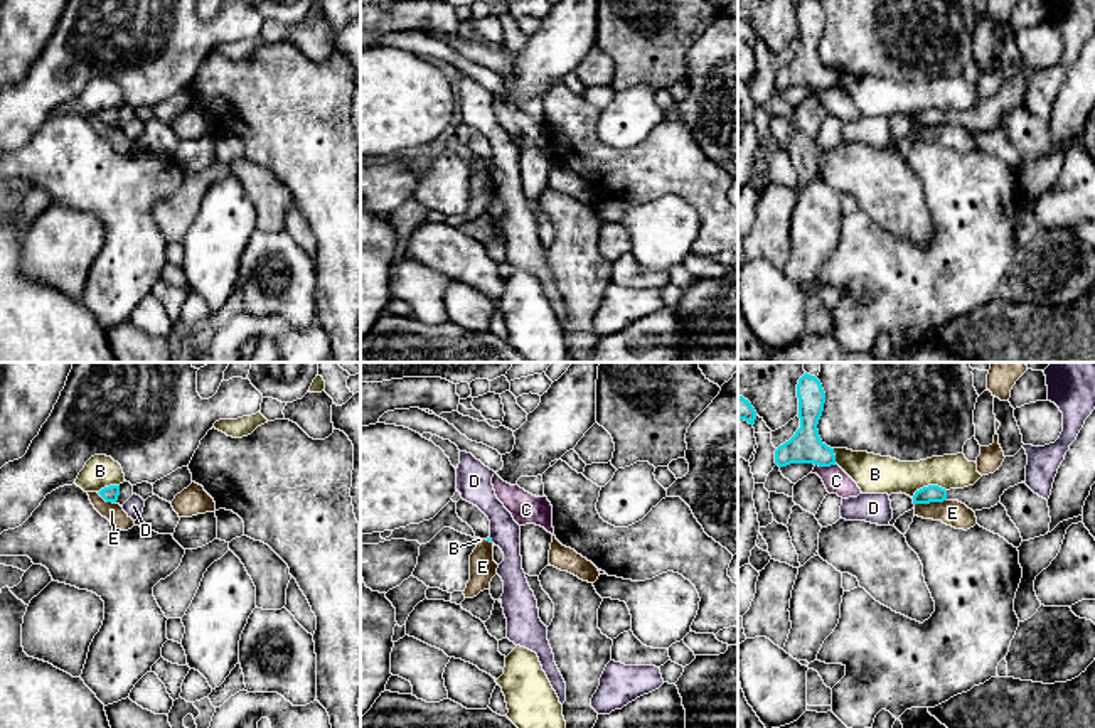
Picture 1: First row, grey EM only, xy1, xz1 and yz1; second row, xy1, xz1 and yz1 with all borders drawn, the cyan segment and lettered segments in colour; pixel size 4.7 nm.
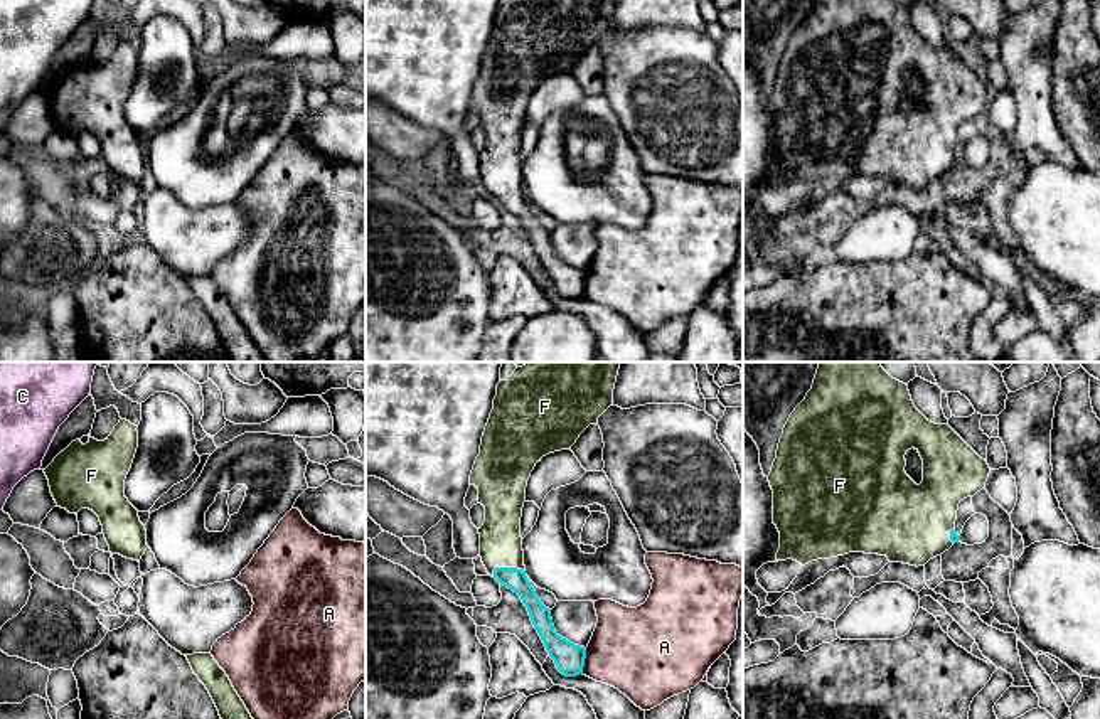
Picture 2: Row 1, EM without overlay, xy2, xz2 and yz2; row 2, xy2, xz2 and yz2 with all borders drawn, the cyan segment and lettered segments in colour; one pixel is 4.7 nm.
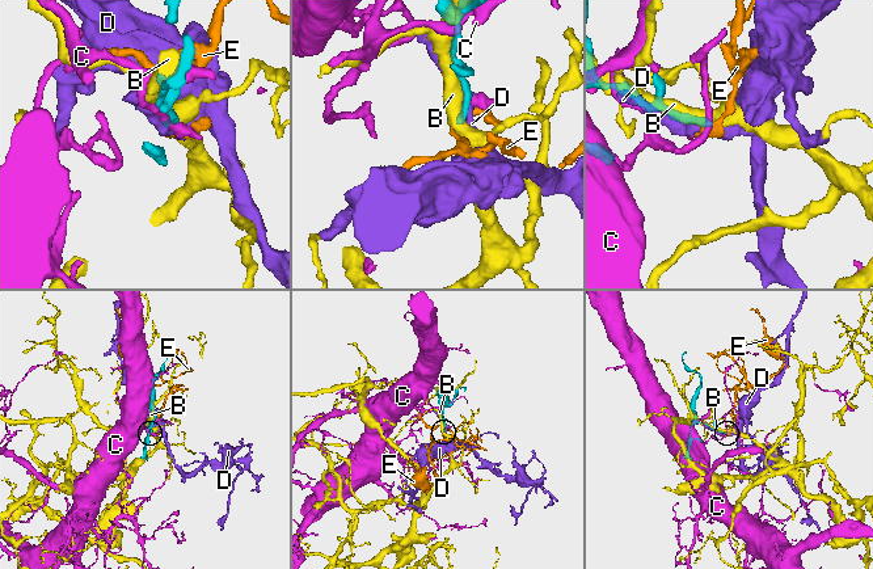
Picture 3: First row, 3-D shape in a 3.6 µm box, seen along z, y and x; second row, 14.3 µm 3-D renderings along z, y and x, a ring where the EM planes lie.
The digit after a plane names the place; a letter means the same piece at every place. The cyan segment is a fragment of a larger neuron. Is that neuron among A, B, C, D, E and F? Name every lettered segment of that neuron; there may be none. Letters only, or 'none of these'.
F

